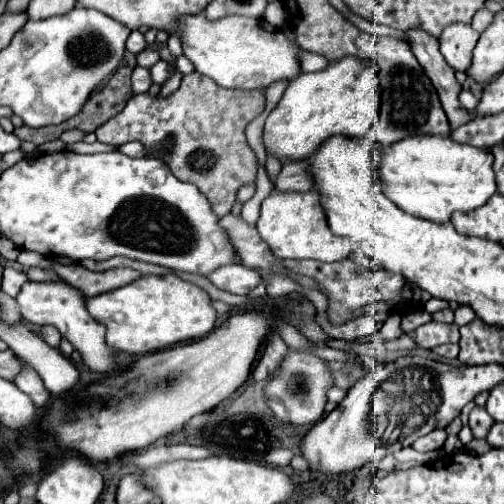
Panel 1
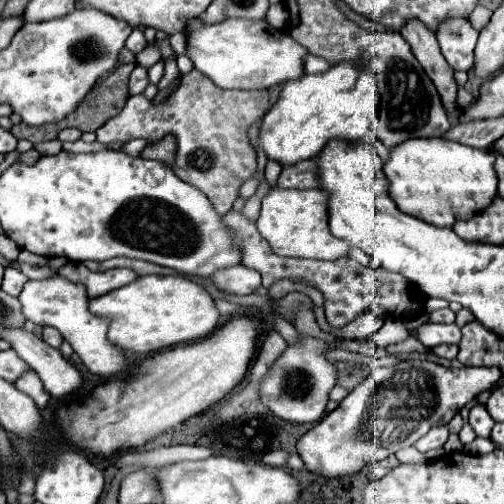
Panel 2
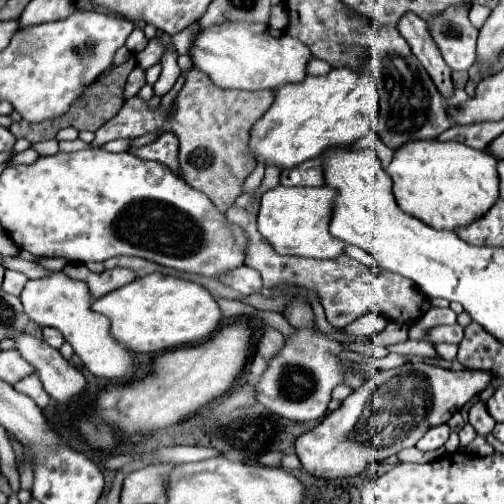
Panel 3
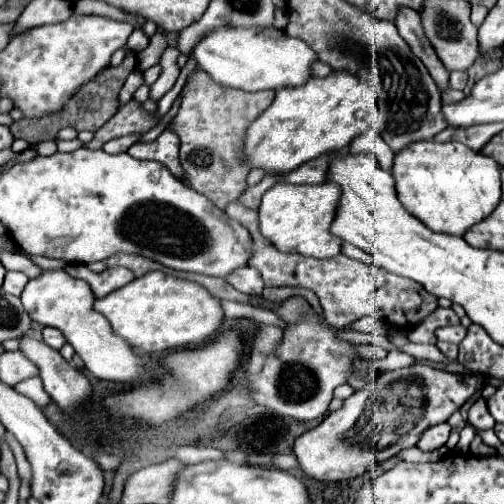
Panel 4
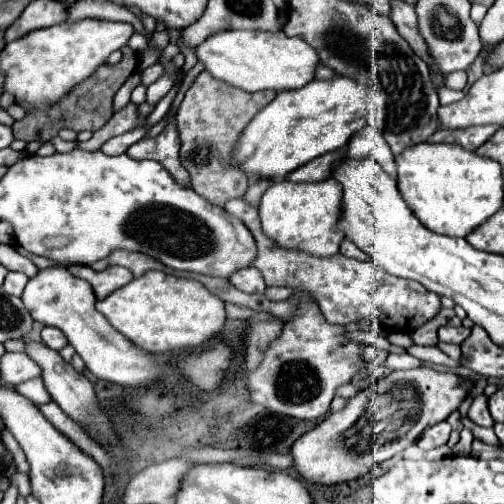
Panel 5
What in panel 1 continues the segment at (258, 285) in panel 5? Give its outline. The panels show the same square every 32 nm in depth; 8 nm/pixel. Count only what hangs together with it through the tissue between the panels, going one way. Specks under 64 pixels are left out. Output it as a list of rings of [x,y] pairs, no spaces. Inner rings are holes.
[[[230,264],[212,272],[208,280],[220,290],[228,290],[232,294],[250,294],[262,278],[252,268],[246,268],[242,264]]]

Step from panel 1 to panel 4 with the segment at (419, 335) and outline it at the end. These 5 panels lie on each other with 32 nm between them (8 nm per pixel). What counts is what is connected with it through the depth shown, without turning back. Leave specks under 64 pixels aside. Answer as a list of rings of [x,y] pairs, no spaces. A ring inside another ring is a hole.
[[[444,326],[436,330],[436,338],[444,340],[444,342],[452,342],[452,344],[460,344],[466,336],[466,328],[464,326]]]

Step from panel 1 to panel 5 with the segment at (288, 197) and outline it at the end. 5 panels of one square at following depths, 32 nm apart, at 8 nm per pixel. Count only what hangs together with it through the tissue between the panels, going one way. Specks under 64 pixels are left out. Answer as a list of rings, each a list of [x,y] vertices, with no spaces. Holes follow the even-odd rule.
[[[326,178],[322,182],[274,182],[260,200],[262,230],[268,238],[280,242],[284,248],[298,248],[314,256],[338,254],[344,234],[336,230],[342,214],[342,188],[338,180]]]

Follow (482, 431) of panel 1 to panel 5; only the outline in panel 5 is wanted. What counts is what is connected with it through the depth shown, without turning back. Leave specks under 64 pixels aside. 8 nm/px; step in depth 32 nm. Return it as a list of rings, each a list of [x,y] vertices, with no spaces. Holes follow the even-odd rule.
[[[484,394],[474,396],[474,400],[472,400],[472,404],[470,404],[470,410],[468,410],[468,418],[470,418],[474,424],[478,424],[478,426],[492,426],[492,424],[494,424],[494,420],[492,420],[492,416],[490,416],[490,412],[488,412],[486,400],[488,400],[488,398],[486,398]]]

